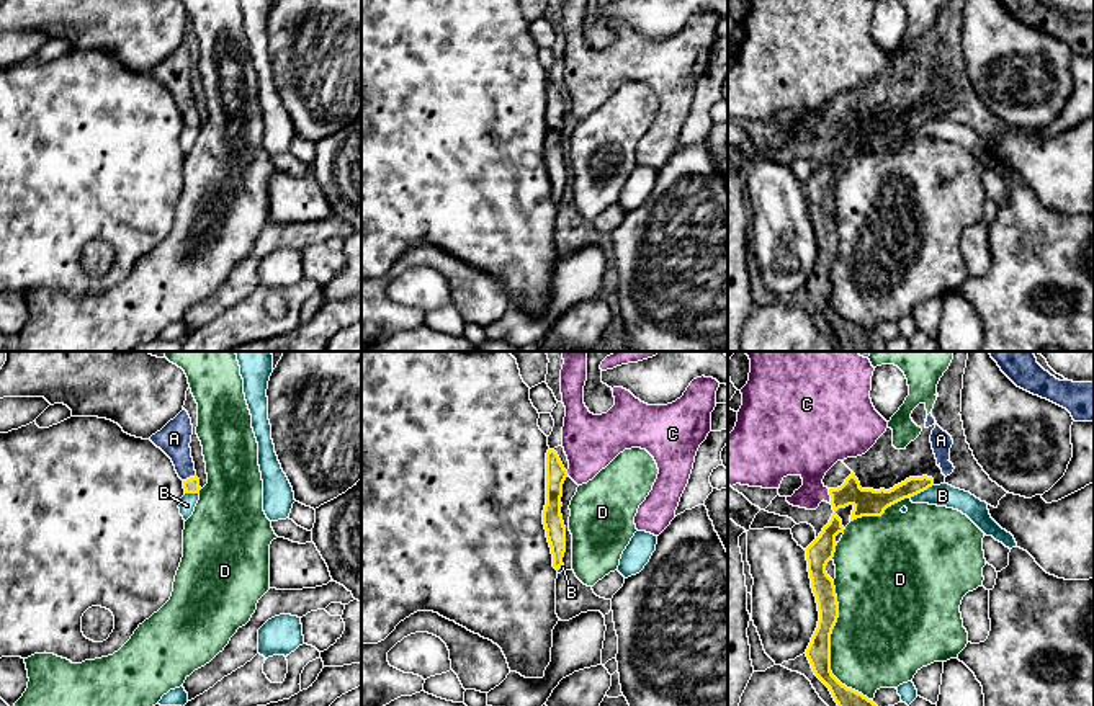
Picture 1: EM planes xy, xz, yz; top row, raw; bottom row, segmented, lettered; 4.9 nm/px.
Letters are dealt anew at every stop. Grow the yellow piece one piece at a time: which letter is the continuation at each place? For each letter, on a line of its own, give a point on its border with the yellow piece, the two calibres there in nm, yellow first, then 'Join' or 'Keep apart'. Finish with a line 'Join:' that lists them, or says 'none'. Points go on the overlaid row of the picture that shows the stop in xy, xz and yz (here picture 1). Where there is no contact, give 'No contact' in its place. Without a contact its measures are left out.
A: Touches yellow at xy (190, 478). Thickness 80 nm (yellow) against 160 nm. Join
B: Touches yellow at yz (921, 491). Thickness 130 nm (yellow) against 110 nm. Keep apart
C: Touches yellow at yz (829, 494). Thickness 140 nm (yellow) against 280 nm. Keep apart
D: Touches yellow at yz (829, 647). Thickness 120 nm (yellow) against 460 nm. Keep apart
Join: A

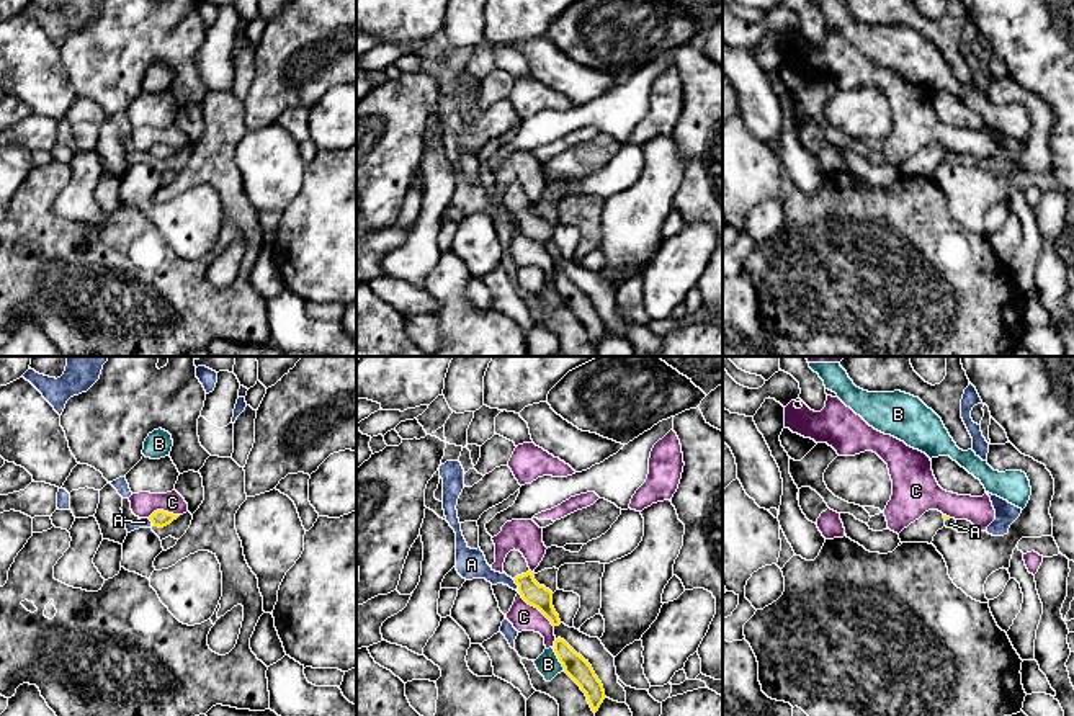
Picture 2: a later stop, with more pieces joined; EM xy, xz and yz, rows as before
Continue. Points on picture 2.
A: Touches yellow at xz (517, 584). Thickness 120 nm (yellow) against 140 nm. Keep apart
B: Touches yellow at xz (559, 661). Thickness 120 nm (yellow) against 120 nm. Keep apart
C: Touches yellow at xz (535, 607). Thickness 120 nm (yellow) against 140 nm. Keep apart
Join: none

